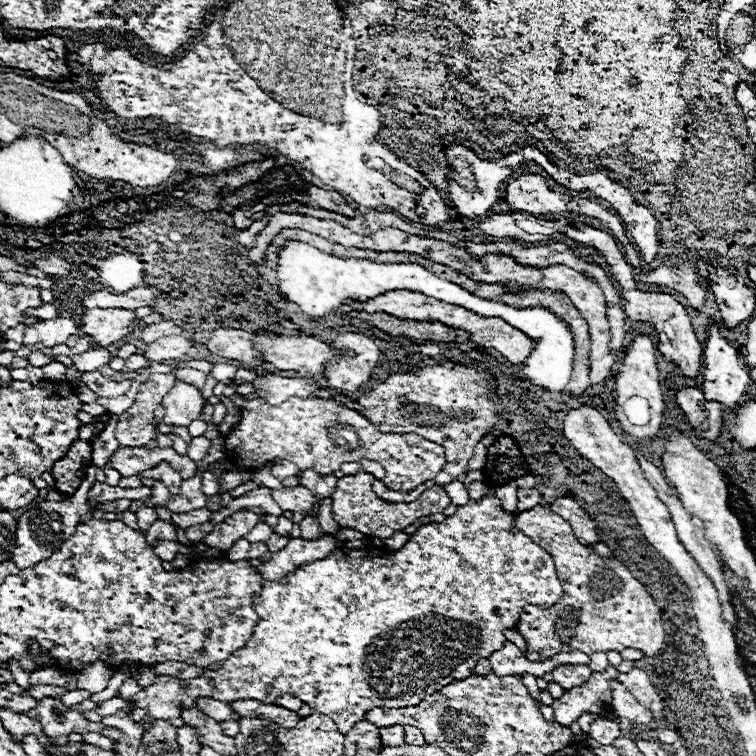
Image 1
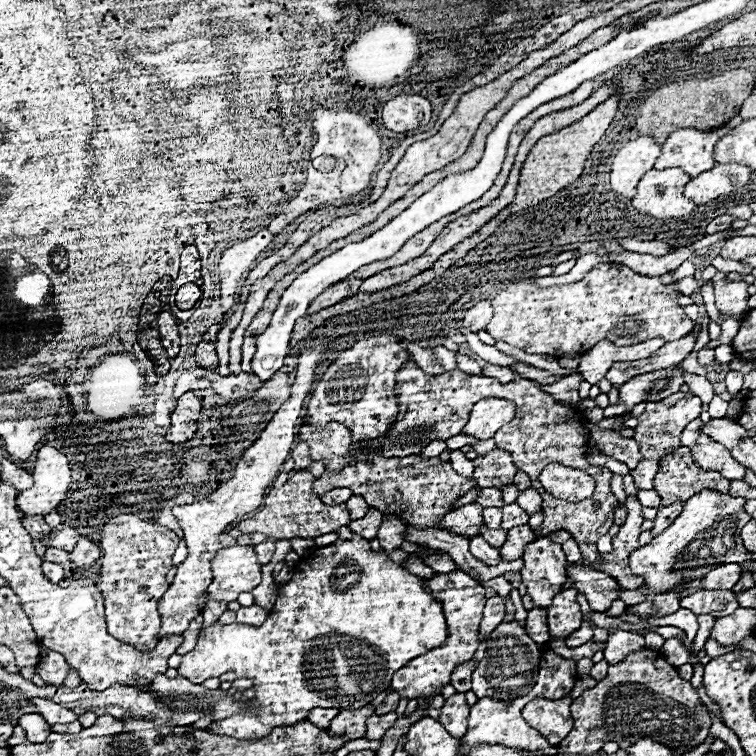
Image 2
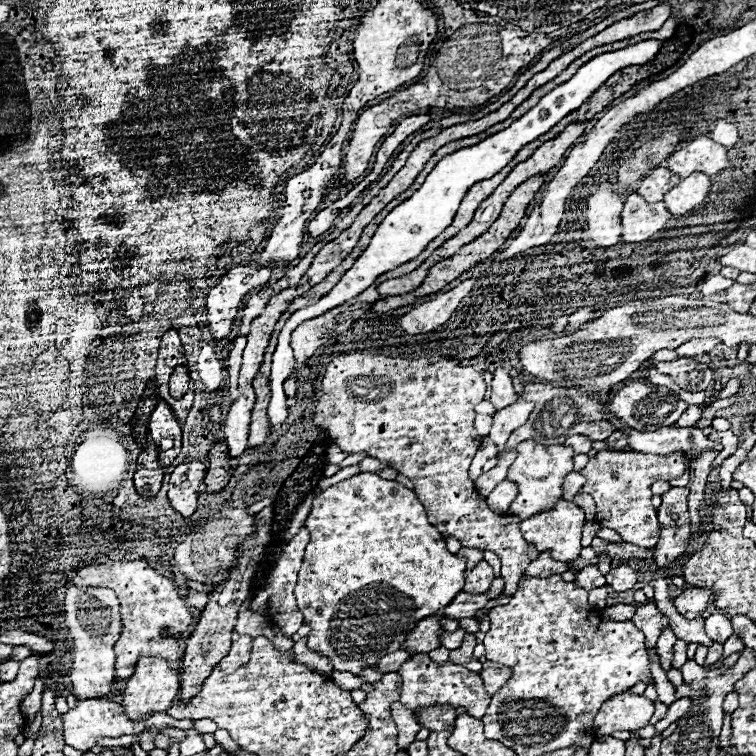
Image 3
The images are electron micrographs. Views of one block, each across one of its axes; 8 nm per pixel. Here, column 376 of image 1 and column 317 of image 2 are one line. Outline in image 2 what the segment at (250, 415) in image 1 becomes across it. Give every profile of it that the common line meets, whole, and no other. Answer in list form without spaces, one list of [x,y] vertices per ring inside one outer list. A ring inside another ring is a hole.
[[[330,422],[326,428],[302,426],[300,440],[310,446],[310,456],[314,462],[322,462],[330,471],[344,468],[350,446],[350,430],[344,424]]]

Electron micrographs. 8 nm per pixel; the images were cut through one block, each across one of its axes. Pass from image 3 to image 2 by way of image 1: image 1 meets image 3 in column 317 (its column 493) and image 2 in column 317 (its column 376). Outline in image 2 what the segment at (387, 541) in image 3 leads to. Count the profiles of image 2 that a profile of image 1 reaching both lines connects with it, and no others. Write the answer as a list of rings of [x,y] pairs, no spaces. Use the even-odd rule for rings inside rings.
[[[354,534],[350,540],[336,540],[302,558],[294,568],[292,580],[278,590],[272,614],[268,614],[260,628],[250,628],[246,624],[214,624],[214,628],[200,634],[196,648],[182,656],[178,672],[194,684],[202,684],[206,678],[218,678],[228,670],[234,670],[238,678],[254,678],[252,690],[256,694],[252,704],[260,706],[260,716],[236,714],[212,722],[210,732],[240,740],[258,740],[268,736],[272,728],[306,720],[312,708],[358,710],[370,704],[378,694],[390,688],[396,670],[408,660],[442,644],[446,636],[442,604],[426,590],[424,578],[392,562],[386,552],[374,552],[366,538]],[[350,640],[364,640],[368,644],[350,644]]]

